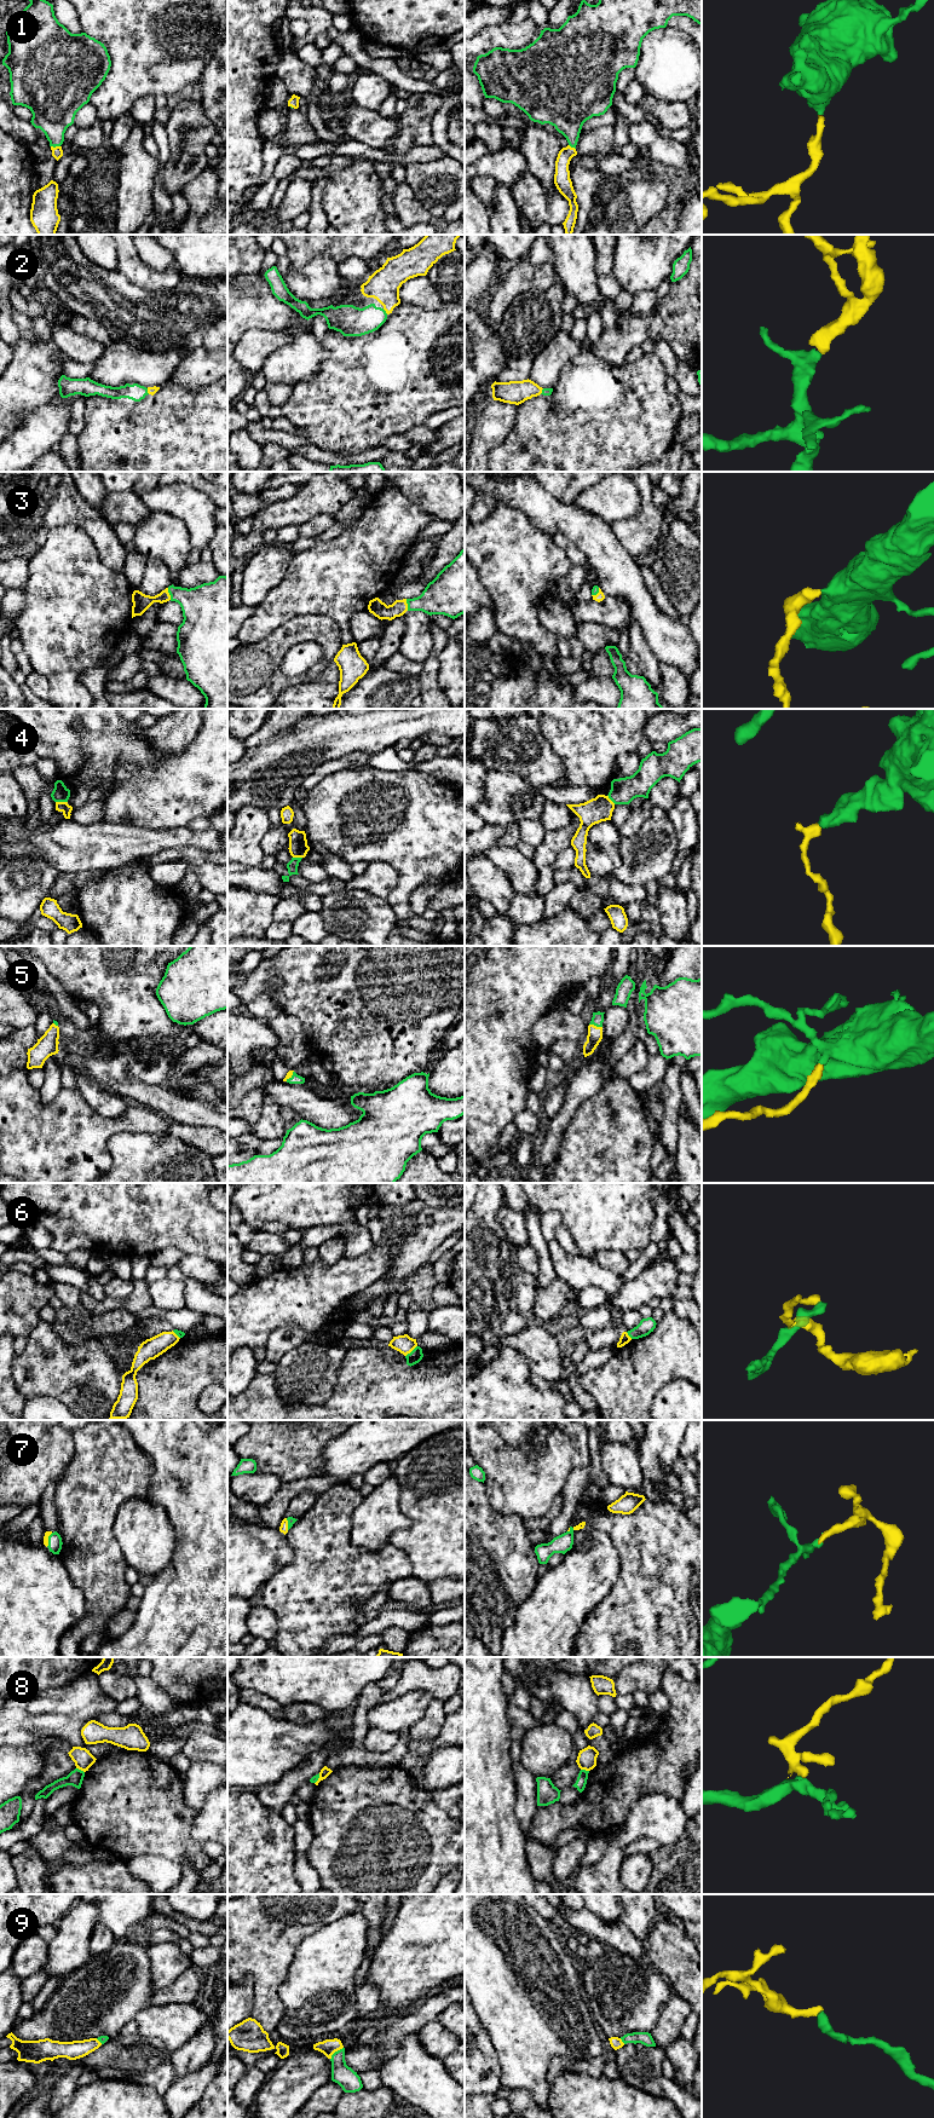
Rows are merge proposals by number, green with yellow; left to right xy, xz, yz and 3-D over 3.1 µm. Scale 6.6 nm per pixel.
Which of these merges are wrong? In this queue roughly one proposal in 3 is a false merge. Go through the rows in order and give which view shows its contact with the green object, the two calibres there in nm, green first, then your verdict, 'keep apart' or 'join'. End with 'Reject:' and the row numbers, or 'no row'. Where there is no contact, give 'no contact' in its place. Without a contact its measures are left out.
1: contact in xy; calibres 300 and 80 nm; join
2: contact in xz; calibres 200 and 220 nm; join
3: contact in xy; calibres 300 and 110 nm; join
4: contact in xy; calibres 110 and 70 nm; keep apart
5: contact in yz; calibres 80 and 100 nm; join
6: contact in xz; calibres 90 and 120 nm; keep apart
7: contact in xy; calibres 100 and 40 nm; join
8: contact in xy; calibres 100 and 120 nm; keep apart
9: contact in xz; calibres 140 and 110 nm; join
Reject: 4, 6, 8

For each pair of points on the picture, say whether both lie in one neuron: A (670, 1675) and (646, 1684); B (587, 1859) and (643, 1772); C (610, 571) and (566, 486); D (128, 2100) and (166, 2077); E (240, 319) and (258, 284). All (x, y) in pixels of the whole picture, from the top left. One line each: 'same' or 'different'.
A: different
B: different
C: different
D: different
E: same

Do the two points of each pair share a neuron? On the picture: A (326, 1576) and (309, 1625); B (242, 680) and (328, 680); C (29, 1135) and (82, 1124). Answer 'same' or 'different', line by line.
A: same
B: different
C: same

